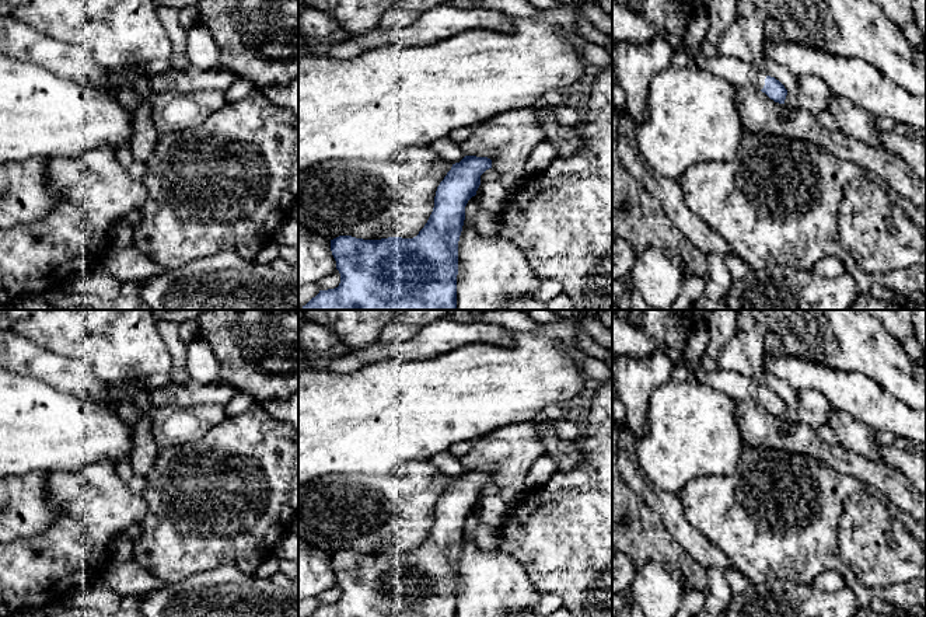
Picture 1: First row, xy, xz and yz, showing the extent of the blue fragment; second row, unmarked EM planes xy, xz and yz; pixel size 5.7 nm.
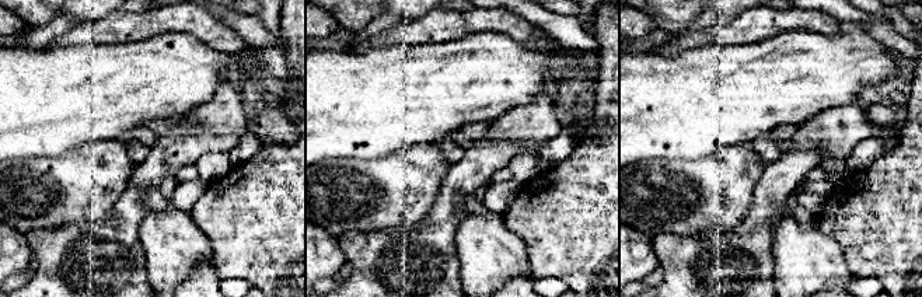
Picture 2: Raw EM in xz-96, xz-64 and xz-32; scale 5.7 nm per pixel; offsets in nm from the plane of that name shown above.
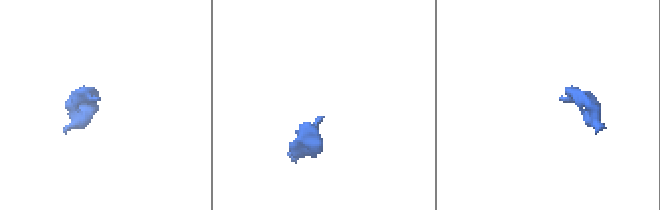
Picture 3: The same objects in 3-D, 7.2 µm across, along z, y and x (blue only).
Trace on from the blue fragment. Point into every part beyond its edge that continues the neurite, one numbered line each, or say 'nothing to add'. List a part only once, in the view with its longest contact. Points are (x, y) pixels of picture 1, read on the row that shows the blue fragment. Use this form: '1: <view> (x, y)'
1: yz (736, 72)

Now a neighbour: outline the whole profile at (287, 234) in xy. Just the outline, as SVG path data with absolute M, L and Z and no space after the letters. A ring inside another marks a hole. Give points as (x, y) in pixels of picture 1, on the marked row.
M289 219L275 234L279 245L298 245L298 222Z

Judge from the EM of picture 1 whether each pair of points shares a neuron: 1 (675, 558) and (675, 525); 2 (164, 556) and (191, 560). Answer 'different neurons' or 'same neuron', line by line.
1: different neurons
2: same neuron

